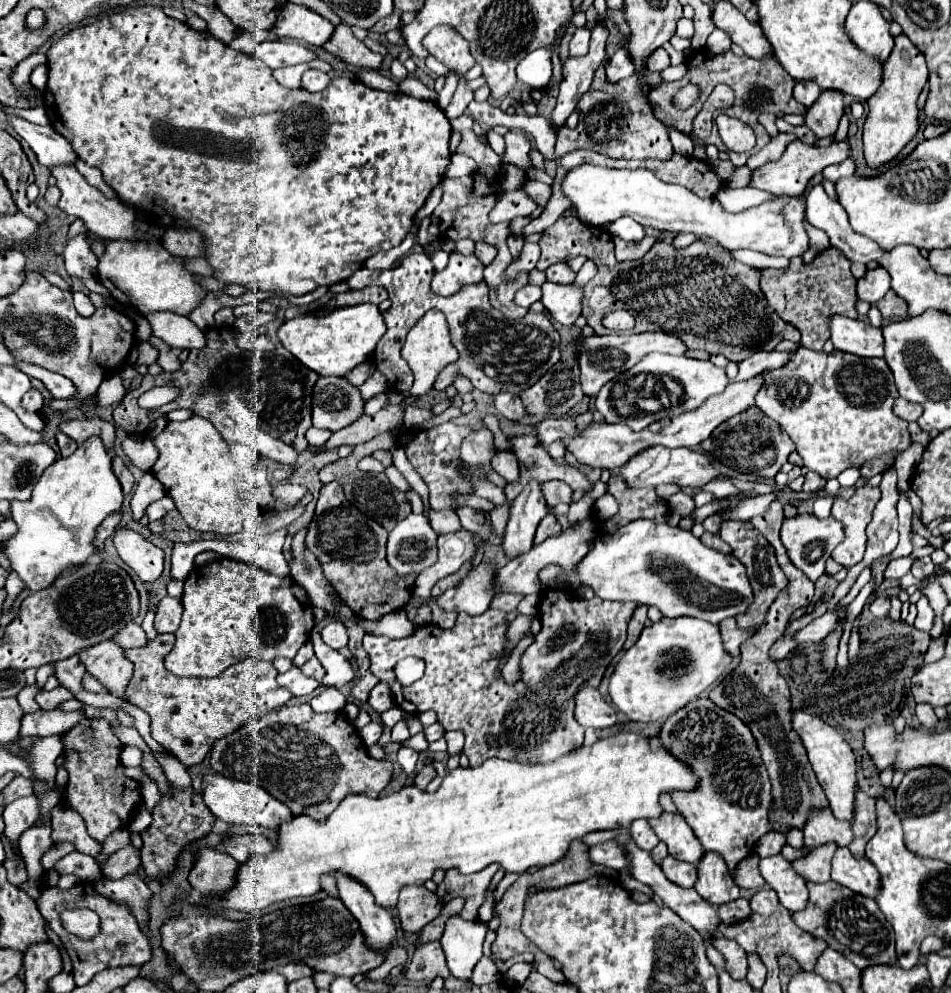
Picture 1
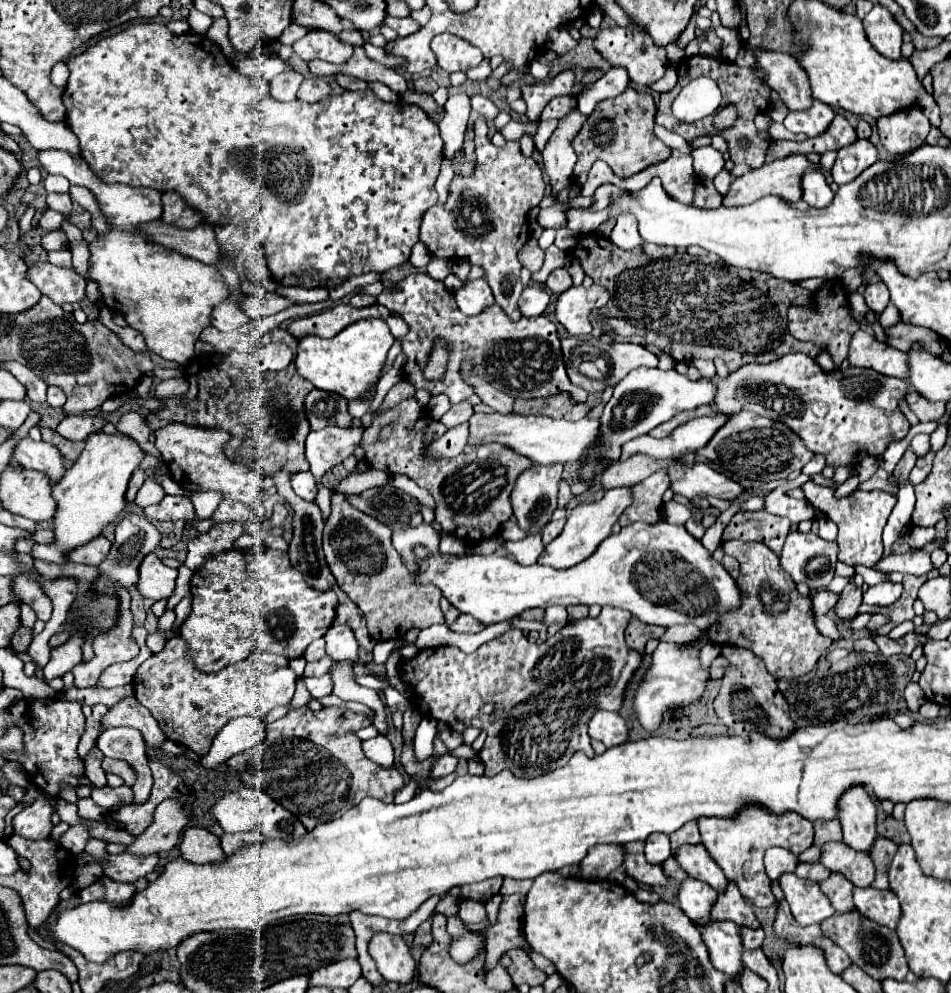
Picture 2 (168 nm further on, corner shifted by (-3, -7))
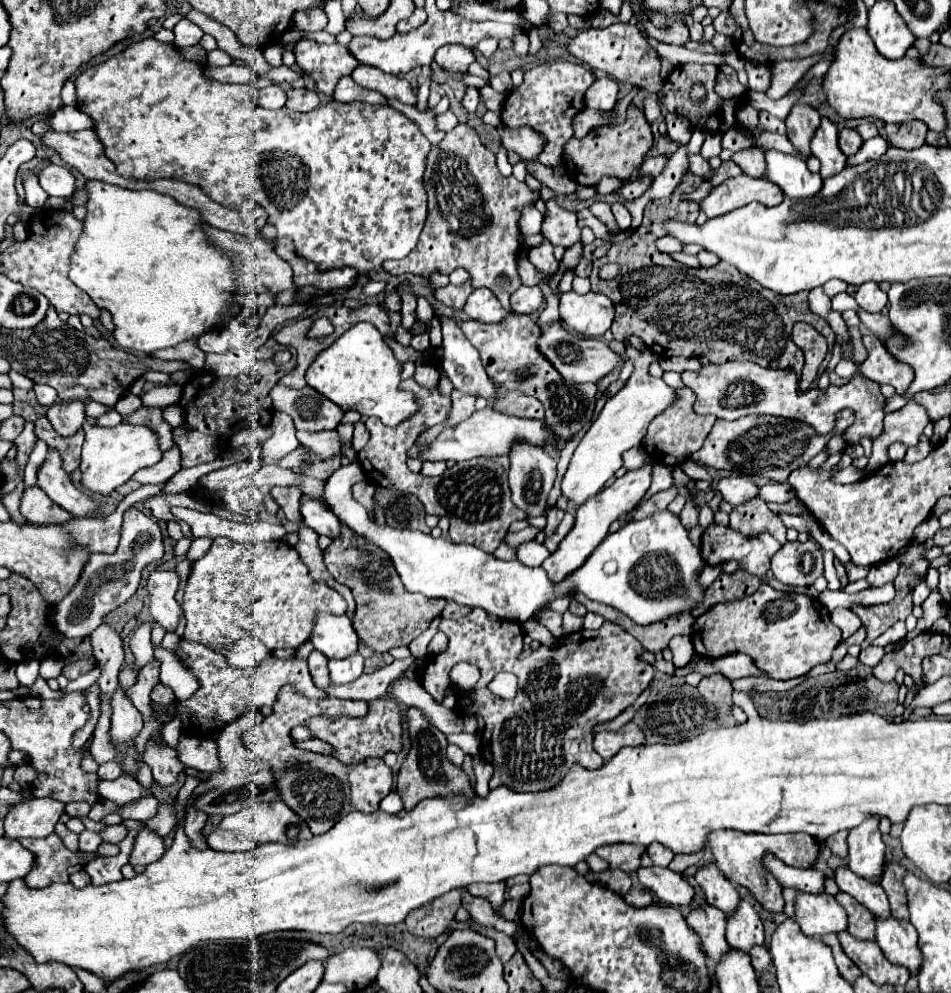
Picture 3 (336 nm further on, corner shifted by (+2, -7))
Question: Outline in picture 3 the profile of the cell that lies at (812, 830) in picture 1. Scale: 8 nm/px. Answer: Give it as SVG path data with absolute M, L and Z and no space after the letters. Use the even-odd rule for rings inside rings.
M847 865L835 867L835 881L837 881L841 891L853 895L873 915L885 917L885 913L889 913L889 901L887 901L885 891L881 889L879 883L855 875L853 871L849 871Z

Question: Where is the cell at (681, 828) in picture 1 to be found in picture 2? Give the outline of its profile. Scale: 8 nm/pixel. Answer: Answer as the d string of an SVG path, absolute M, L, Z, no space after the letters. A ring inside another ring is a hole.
M684 845L678 849L678 853L674 855L676 861L680 863L680 867L694 879L700 879L704 883L708 883L712 889L716 889L718 893L726 891L728 879L724 877L722 869L718 867L718 863L710 857L710 853L706 851L704 845Z

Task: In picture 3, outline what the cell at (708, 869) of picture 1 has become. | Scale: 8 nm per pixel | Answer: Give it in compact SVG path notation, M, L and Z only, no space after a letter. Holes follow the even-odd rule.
M739 901L737 909L727 915L725 939L731 947L749 951L753 945L763 945L763 923L747 901Z

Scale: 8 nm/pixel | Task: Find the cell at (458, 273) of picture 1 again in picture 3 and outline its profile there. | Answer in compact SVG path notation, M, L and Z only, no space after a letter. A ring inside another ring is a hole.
M479 287L479 289L473 289L473 293L469 295L463 307L463 313L481 323L497 323L501 321L501 317L505 317L507 311L501 307L497 297L489 289Z

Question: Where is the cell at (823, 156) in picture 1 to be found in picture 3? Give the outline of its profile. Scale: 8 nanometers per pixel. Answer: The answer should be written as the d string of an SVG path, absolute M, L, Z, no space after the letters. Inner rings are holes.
M739 175L729 181L723 181L719 187L715 187L703 201L701 209L707 213L707 217L717 217L721 213L729 213L737 207L743 207L751 201L759 201L763 205L777 205L785 199L779 185L771 183L767 177L751 177L751 175Z

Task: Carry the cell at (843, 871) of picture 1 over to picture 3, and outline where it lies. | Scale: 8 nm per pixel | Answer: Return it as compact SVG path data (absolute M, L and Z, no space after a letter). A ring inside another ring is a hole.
M873 917L875 921L875 941L889 957L889 961L897 965L905 965L911 975L917 973L917 961L921 955L917 953L917 933L907 919L889 917Z

